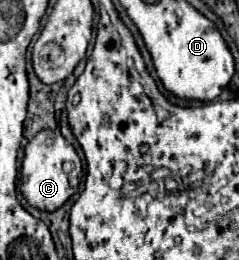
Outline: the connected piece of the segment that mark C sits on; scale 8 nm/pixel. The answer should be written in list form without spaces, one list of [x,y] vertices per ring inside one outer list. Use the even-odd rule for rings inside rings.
[[[44,129],[26,145],[20,173],[22,178],[20,191],[22,191],[24,199],[40,211],[56,211],[72,197],[74,191],[70,187],[70,181],[77,178],[77,175],[78,179],[79,175],[82,175],[82,162],[76,149],[62,137],[62,133],[58,129],[54,129],[54,131]],[[66,161],[74,163],[74,169],[70,173],[65,173],[62,169],[62,165]]]

